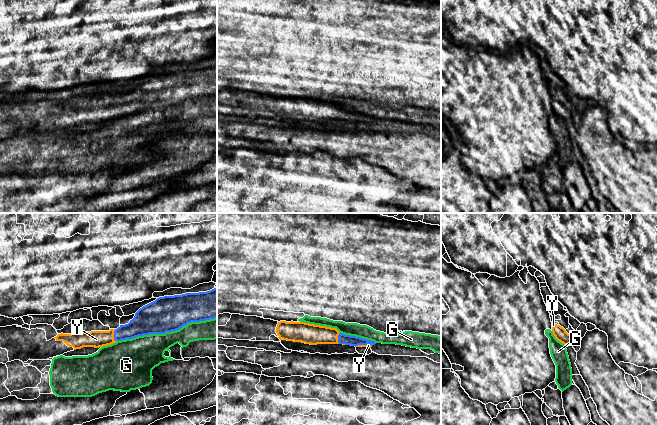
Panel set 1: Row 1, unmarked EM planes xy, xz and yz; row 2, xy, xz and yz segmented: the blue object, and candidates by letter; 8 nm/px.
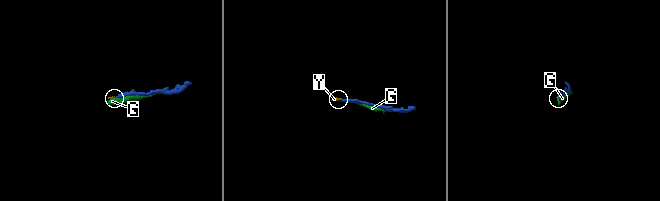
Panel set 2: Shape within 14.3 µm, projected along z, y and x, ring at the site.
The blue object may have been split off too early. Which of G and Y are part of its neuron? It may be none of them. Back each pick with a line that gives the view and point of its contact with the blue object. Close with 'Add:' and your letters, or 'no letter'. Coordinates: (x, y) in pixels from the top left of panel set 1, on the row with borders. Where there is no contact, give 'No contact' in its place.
Y: Touches blue at xy (114, 335)
Add: Y

